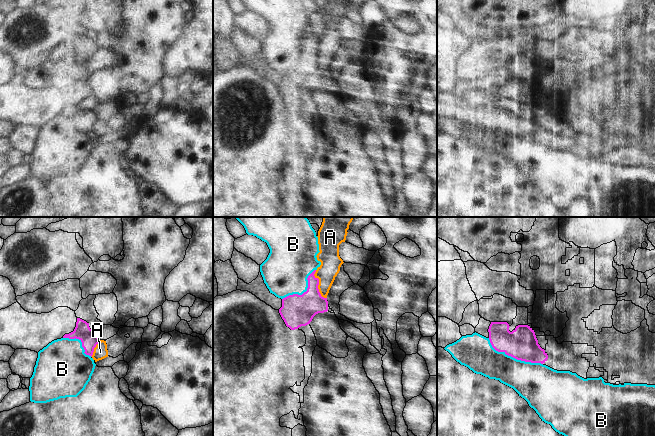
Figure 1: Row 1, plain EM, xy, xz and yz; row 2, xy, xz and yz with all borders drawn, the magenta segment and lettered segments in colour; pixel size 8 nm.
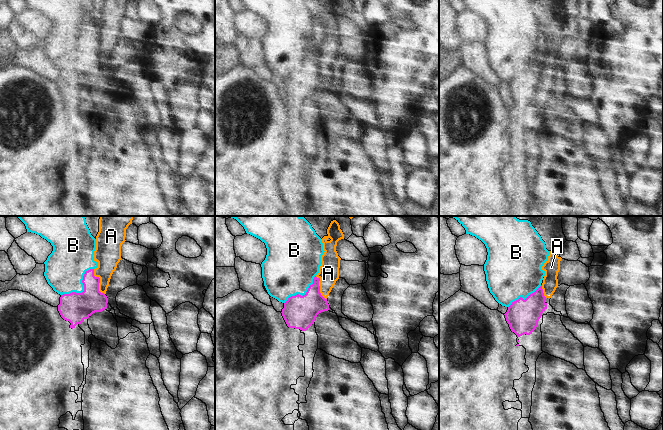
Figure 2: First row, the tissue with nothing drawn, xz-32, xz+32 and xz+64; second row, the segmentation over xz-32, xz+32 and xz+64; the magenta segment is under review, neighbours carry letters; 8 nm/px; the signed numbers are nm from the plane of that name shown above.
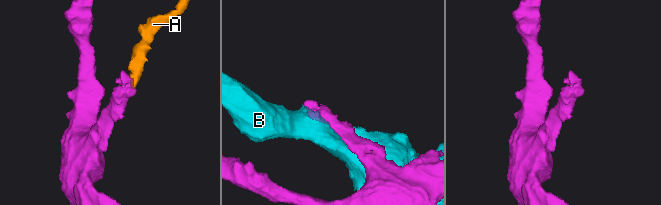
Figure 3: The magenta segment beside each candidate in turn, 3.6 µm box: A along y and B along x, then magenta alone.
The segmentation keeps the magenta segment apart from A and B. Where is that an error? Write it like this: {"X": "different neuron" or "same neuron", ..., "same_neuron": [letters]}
{"A": "different neuron", "B": "different neuron", "same_neuron": []}

